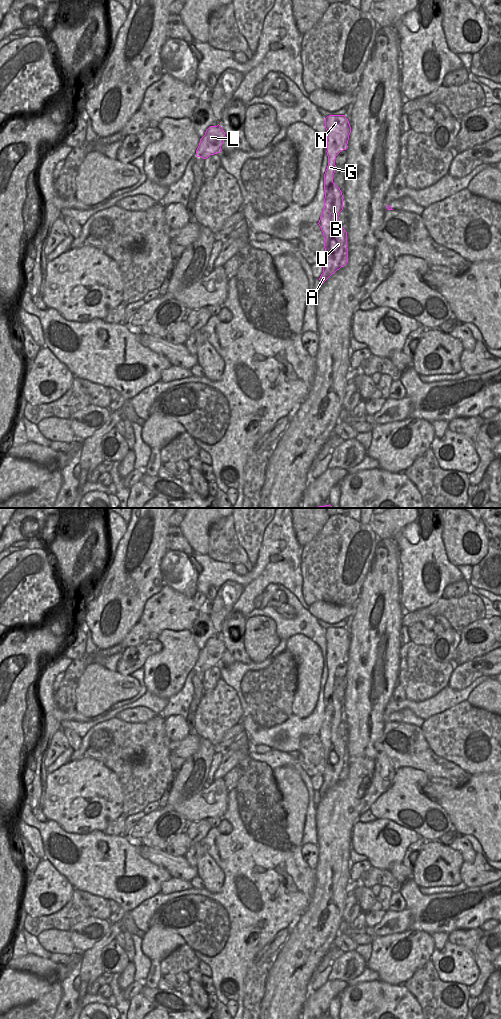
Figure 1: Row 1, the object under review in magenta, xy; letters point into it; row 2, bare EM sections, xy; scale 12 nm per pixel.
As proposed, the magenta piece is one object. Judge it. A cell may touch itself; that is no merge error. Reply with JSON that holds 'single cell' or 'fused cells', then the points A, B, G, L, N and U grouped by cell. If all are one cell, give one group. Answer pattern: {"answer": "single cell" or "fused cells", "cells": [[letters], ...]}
{"answer": "fused cells", "cells": [["A", "B", "U"], ["G", "L", "N"]]}

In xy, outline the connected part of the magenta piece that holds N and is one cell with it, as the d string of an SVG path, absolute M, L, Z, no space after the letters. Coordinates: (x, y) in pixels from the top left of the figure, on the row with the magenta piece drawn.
M329 115L325 118L325 128L327 130L327 156L328 156L328 166L324 174L324 185L325 180L329 176L333 182L333 175L335 173L335 159L336 156L343 150L347 149L347 144L349 140L349 135L351 133L351 127L348 119L345 115Z

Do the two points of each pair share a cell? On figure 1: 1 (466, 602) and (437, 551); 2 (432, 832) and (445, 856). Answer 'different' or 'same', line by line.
1: different
2: different

